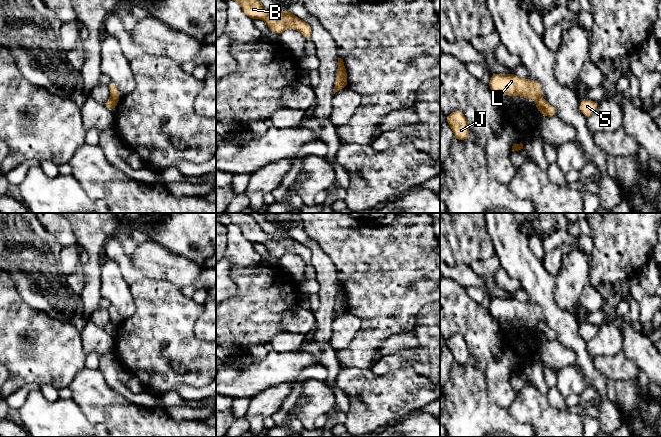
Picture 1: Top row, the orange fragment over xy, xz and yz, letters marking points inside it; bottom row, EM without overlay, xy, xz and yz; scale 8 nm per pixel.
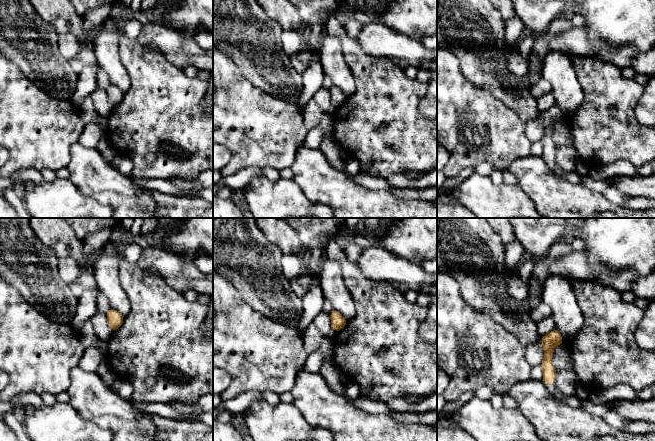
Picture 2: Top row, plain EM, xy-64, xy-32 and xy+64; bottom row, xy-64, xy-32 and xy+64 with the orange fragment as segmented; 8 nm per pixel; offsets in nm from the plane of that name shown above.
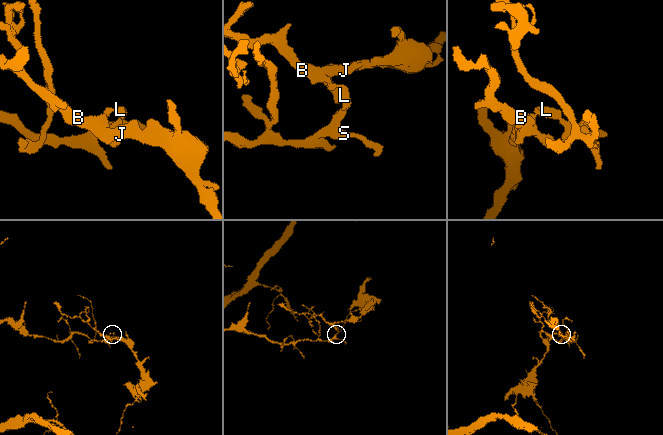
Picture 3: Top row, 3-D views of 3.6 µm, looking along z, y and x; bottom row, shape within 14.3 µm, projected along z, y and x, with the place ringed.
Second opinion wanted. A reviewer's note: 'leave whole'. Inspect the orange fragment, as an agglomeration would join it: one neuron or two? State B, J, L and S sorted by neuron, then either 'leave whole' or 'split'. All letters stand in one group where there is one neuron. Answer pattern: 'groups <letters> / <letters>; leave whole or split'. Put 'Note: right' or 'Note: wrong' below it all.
groups B J L / S; split
Note: wrong

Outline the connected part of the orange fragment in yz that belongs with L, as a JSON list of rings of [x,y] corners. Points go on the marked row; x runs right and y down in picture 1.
[[[513,73],[491,74],[488,86],[495,95],[517,95],[534,101],[537,101],[542,93],[541,84],[538,81],[521,78]]]

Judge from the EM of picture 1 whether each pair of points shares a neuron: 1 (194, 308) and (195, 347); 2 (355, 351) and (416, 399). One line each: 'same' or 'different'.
1: same
2: different

